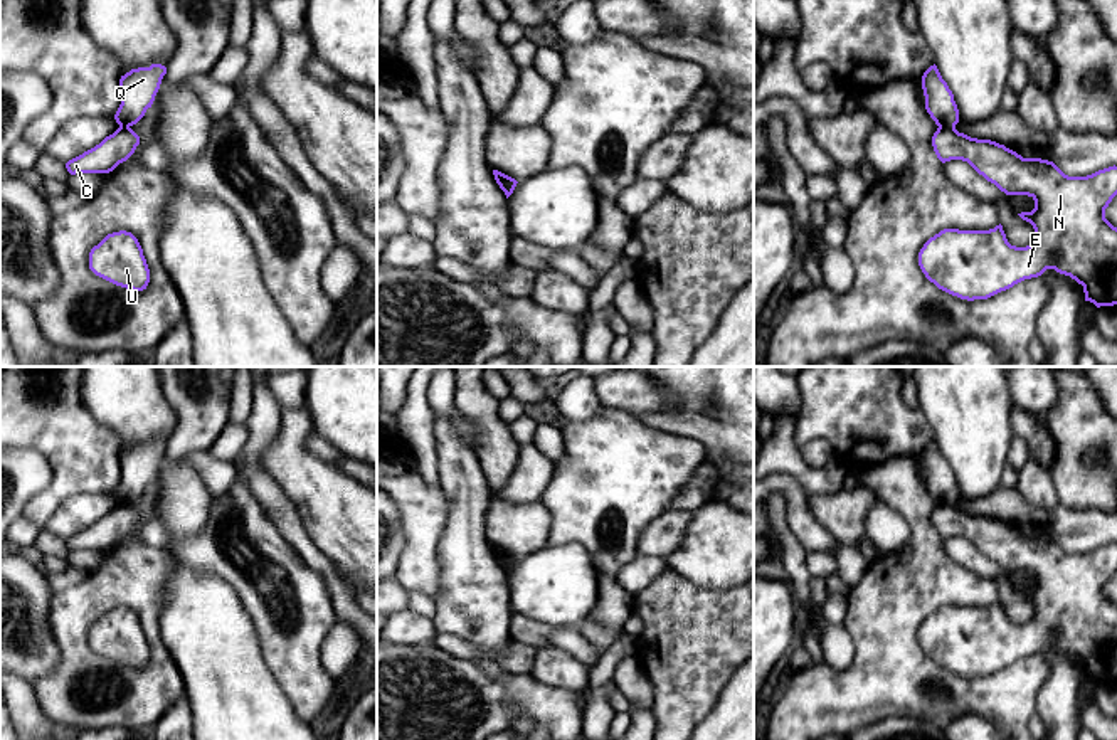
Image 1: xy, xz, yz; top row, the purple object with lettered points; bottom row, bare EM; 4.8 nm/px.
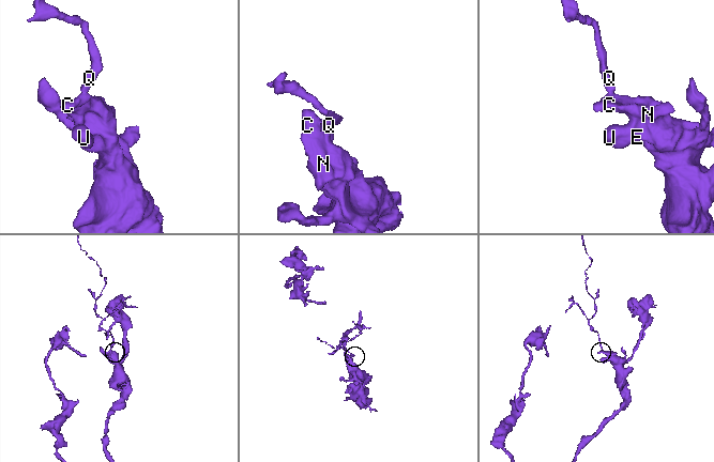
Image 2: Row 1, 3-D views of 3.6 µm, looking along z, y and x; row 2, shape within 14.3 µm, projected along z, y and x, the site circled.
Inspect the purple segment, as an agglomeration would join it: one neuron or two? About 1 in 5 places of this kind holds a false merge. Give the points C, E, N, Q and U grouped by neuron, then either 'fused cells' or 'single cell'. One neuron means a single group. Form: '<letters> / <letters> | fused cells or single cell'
C E N U / Q | fused cells

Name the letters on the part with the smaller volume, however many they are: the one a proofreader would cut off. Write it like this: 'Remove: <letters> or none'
Remove: Q

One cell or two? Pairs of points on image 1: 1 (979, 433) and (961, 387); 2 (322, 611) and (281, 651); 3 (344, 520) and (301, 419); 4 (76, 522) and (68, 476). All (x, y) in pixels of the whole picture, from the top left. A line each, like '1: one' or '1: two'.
1: one
2: one
3: one
4: two

